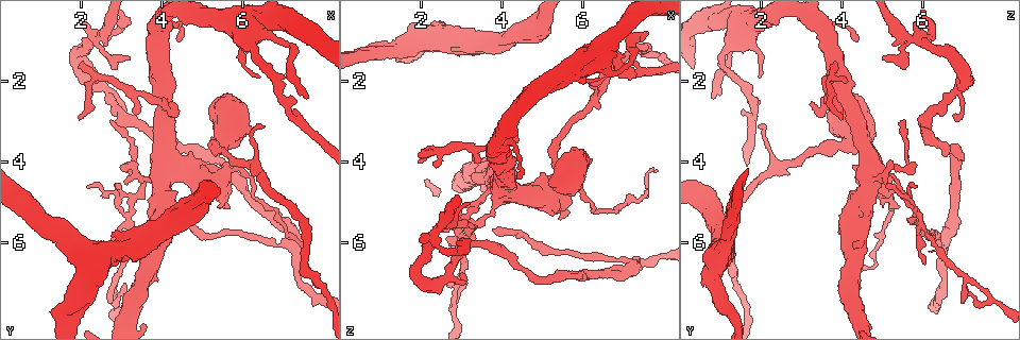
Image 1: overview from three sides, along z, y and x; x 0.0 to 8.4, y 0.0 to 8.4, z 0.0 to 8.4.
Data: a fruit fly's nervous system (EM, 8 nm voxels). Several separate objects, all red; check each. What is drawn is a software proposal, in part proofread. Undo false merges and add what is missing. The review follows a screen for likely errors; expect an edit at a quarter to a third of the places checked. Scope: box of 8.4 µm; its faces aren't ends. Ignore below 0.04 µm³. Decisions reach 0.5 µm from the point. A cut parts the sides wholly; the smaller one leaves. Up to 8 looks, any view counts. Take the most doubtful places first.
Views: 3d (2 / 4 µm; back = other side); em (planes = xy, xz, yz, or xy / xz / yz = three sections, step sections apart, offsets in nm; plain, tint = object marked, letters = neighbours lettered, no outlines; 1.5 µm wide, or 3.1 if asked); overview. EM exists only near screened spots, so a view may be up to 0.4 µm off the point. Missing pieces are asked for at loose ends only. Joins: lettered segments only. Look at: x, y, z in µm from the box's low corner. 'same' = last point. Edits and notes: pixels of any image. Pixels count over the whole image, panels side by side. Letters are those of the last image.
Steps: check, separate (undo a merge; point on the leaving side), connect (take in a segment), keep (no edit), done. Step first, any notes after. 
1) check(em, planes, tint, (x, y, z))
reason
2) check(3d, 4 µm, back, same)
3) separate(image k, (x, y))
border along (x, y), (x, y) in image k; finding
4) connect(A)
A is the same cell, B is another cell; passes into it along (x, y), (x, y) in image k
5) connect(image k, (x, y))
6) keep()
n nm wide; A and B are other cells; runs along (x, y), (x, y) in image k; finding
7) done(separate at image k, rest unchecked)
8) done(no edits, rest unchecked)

check(3d, 2 µm, (5.30, 3.70, 3.70))
sudden change in width

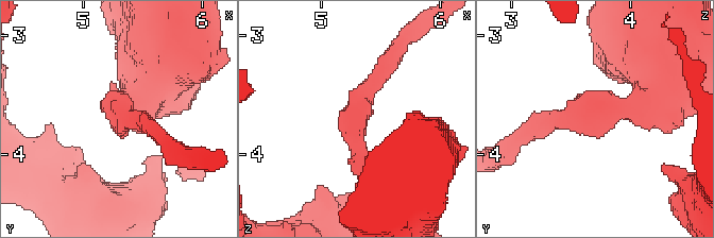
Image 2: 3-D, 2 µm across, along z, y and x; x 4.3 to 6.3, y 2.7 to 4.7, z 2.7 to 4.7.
check(em, planes, plain, (5.30, 3.68, 3.66))

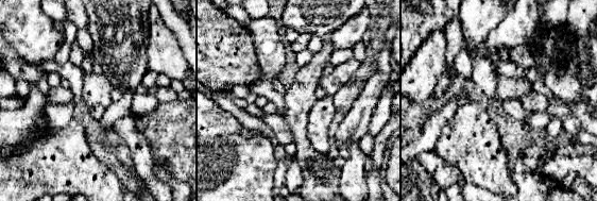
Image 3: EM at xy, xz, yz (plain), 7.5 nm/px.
check(em, planes, letters, same)
what lies round it

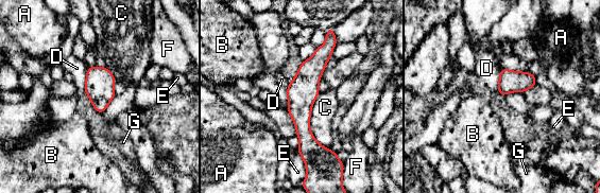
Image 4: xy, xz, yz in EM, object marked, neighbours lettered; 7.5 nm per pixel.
keep()
A, B, C, D, E, F and G are other cells; runs along (328, 36), (303, 90), (307, 157) in image 4; all the same neuron

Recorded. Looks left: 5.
check(3d, 4 µm, (3.15, 1.40, 5.00))
branch stops here

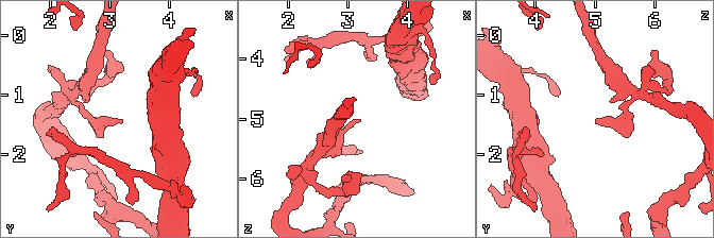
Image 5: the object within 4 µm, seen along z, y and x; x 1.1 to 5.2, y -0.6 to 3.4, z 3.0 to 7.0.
check(em, xy, step 8, tint, (3.15, 1.50, 5.00))

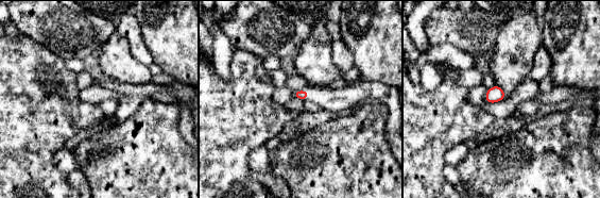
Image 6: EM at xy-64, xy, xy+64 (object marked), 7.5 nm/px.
check(em, planes, letters, same)
another direction

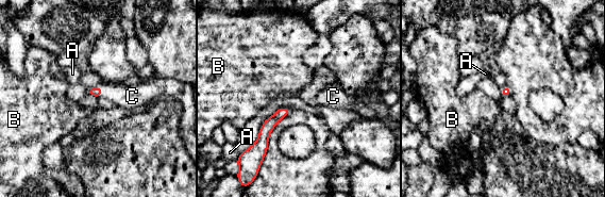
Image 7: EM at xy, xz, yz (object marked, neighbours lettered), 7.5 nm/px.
connect(C)
C is the same cell, A and B are other cells; passes into it along (98, 92), (102, 92), (132, 96) in image 7; the neuron continues

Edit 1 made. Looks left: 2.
done(connect at image 7, rest unchecked)

